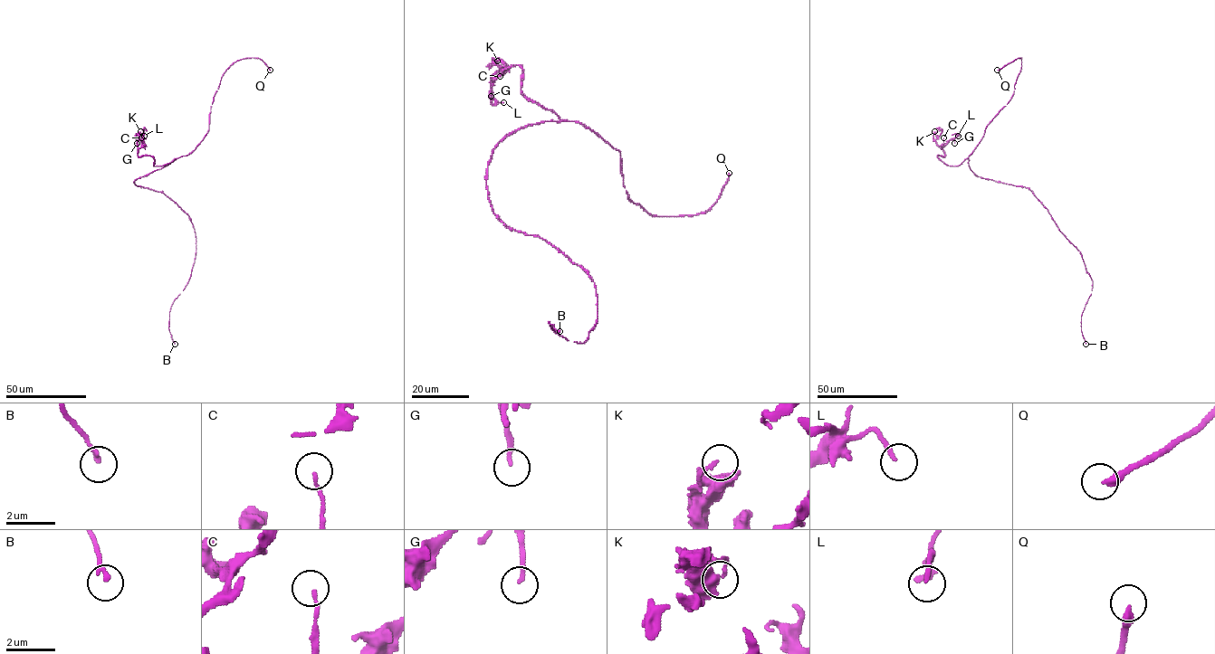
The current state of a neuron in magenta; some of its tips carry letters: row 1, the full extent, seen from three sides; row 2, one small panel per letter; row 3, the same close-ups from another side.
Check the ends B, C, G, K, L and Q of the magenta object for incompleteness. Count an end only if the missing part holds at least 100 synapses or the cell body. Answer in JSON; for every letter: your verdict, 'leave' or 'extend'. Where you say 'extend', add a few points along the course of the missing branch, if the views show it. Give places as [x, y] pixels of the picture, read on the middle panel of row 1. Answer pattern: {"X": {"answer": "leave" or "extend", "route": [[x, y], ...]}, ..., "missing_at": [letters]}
{"B": {"answer": "leave"}, "C": {"answer": "leave"}, "G": {"answer": "leave"}, "K": {"answer": "leave"}, "L": {"answer": "leave"}, "Q": {"answer": "extend"}, "missing_at": ["Q"]}

